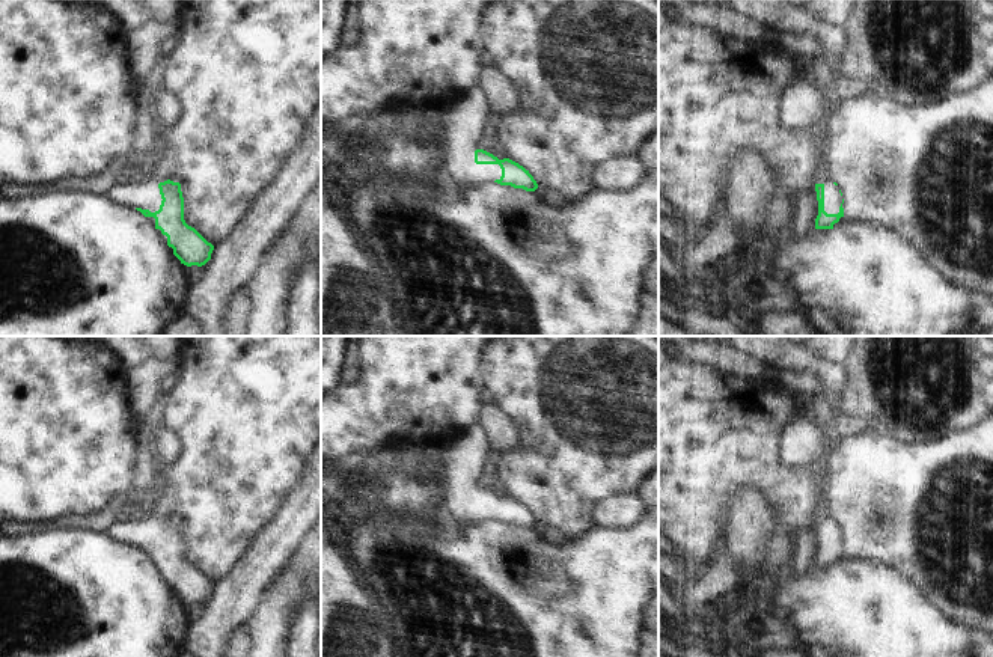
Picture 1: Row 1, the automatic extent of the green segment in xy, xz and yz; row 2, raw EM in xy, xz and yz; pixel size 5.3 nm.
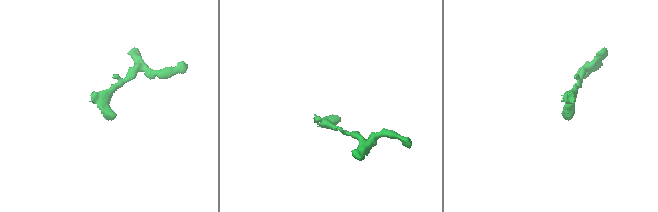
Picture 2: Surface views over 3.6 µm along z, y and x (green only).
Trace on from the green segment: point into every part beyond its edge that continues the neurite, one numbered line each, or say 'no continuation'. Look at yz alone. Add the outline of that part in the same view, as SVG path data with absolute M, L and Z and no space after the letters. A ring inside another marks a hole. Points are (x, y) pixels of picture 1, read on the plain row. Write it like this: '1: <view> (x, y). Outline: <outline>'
1: yz (832, 535). Outline: M832 518L824 520L824 549L827 552L838 552L842 541L839 524Z

